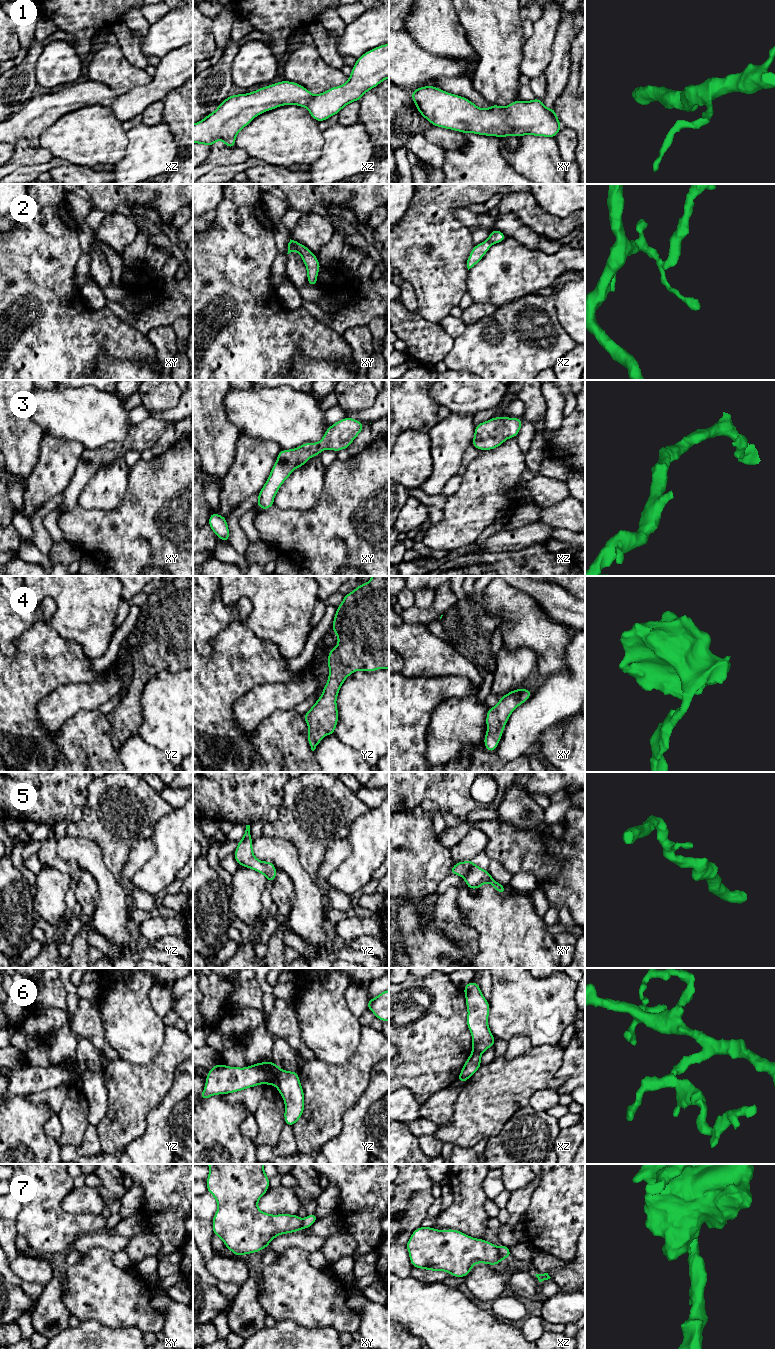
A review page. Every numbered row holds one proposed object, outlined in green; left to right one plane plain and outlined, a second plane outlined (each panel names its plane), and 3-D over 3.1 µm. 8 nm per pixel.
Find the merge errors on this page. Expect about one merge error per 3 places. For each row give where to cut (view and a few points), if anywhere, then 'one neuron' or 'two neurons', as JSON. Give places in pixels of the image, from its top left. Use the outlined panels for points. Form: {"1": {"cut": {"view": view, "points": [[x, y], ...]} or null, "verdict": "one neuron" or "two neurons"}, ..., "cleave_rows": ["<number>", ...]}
{"1": {"cut": null, "verdict": "one neuron"}, "2": {"cut": {"view": "xz", "points": [[488, 239], [493, 243]]}, "verdict": "two neurons"}, "3": {"cut": null, "verdict": "one neuron"}, "4": {"cut": null, "verdict": "one neuron"}, "5": {"cut": null, "verdict": "one neuron"}, "6": {"cut": {"view": "yz", "points": [[280, 1069], [275, 1083]]}, "verdict": "two neurons"}, "7": {"cut": {"view": "xz", "points": [[497, 1248], [502, 1259]]}, "verdict": "two neurons"}, "cleave_rows": ["2", "6", "7"]}

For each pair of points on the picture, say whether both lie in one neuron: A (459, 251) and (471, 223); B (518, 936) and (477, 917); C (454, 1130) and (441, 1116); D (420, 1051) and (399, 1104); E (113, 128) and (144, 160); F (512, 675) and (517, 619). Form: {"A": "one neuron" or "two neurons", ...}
{"A": "two neurons", "B": "one neuron", "C": "two neurons", "D": "two neurons", "E": "two neurons", "F": "two neurons"}

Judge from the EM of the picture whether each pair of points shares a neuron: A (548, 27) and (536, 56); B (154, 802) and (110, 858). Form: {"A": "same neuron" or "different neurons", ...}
{"A": "same neuron", "B": "same neuron"}

